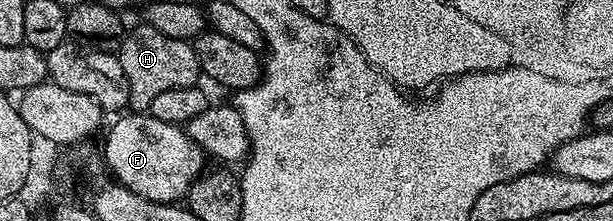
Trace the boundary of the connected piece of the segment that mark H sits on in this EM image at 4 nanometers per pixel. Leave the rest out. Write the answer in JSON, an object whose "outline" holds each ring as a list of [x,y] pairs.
{"outline":[[[147,24],[139,25],[133,30],[131,27],[125,33],[118,51],[122,72],[126,72],[128,81],[128,106],[133,111],[147,110],[150,100],[155,100],[161,92],[166,92],[169,88],[194,86],[202,78],[191,42],[162,36],[158,28],[150,28]]]}

